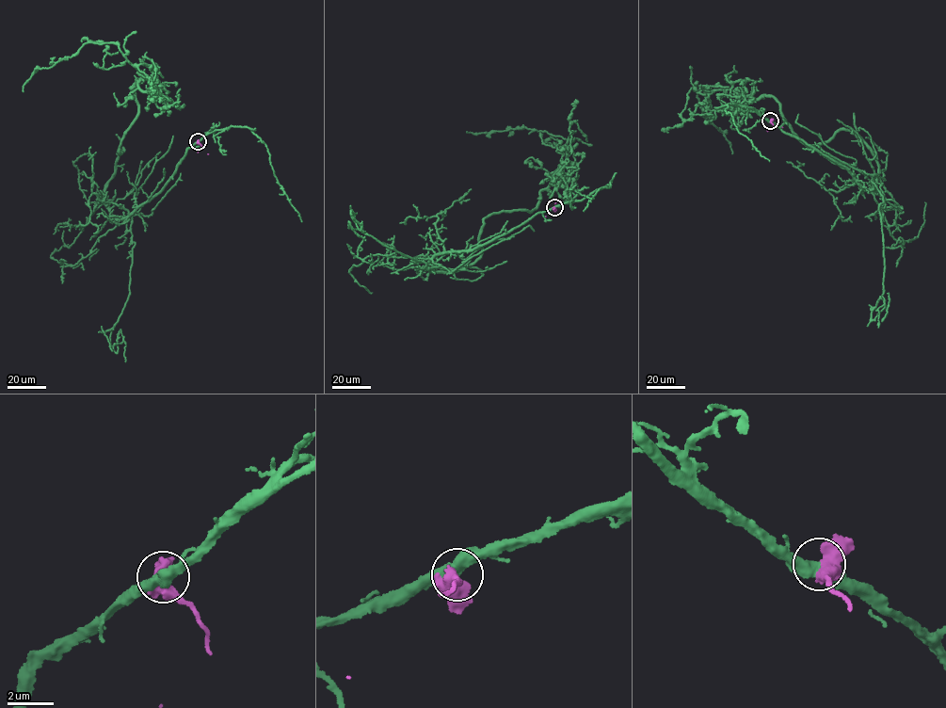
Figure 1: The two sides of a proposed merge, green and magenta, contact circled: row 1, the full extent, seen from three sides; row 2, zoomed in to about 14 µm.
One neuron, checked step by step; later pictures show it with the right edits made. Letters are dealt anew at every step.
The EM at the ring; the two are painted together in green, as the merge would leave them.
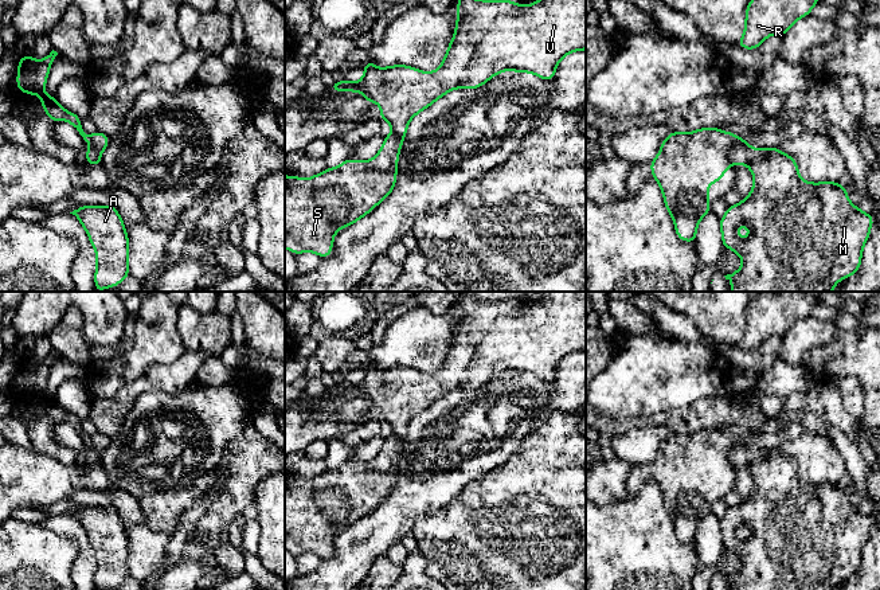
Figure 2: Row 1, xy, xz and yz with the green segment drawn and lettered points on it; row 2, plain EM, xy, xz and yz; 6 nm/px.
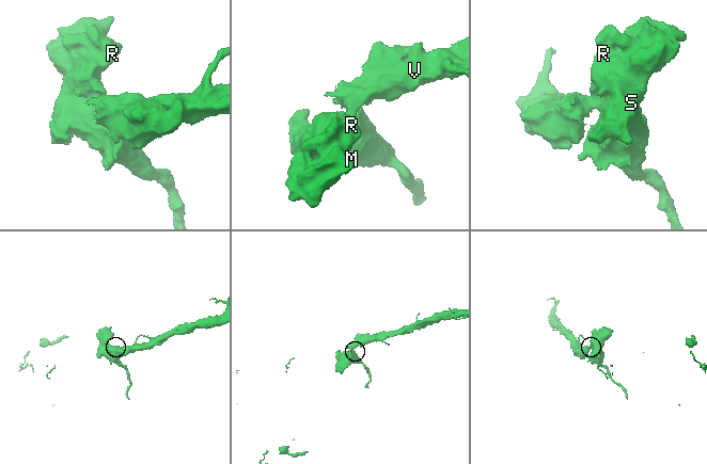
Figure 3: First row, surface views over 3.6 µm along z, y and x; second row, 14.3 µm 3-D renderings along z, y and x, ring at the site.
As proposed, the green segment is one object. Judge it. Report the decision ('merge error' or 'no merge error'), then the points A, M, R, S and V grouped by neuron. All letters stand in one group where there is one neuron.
merge error; A M R S / V

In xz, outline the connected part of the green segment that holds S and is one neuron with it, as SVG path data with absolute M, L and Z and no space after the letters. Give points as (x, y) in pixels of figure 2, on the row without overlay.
M388 435L378 456L367 462L345 461L313 478L285 477L285 548L293 555L316 554L321 559L332 555L335 535L371 513L396 484L398 457L403 441Z

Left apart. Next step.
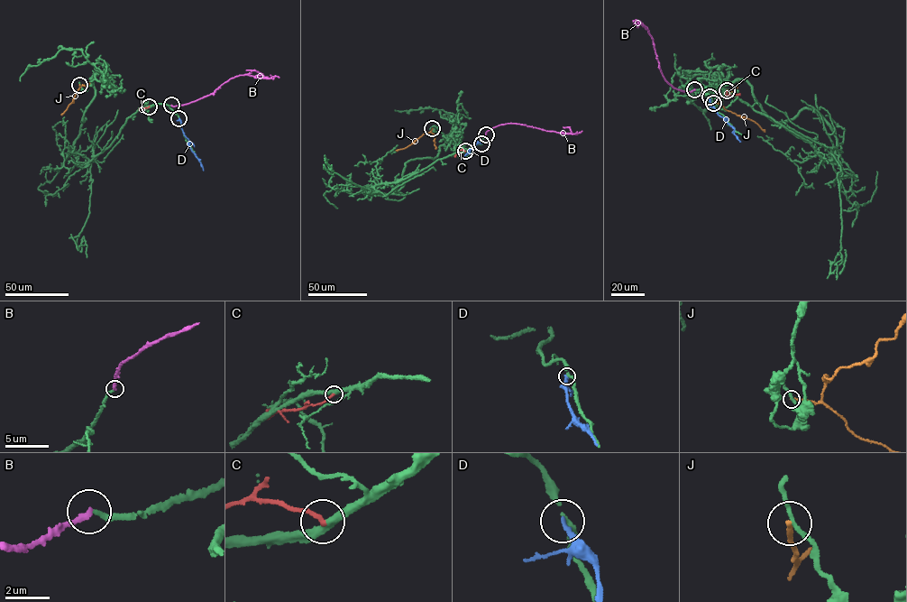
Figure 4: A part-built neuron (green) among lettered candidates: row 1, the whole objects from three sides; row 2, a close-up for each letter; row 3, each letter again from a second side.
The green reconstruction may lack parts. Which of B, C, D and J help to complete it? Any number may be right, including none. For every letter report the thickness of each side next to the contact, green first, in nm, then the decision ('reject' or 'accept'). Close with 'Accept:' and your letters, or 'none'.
B: 200/240 nm | accept
C: 360/200 nm | reject
D: 190/220 nm | reject
J: 190/190 nm | reject
Accept: B

